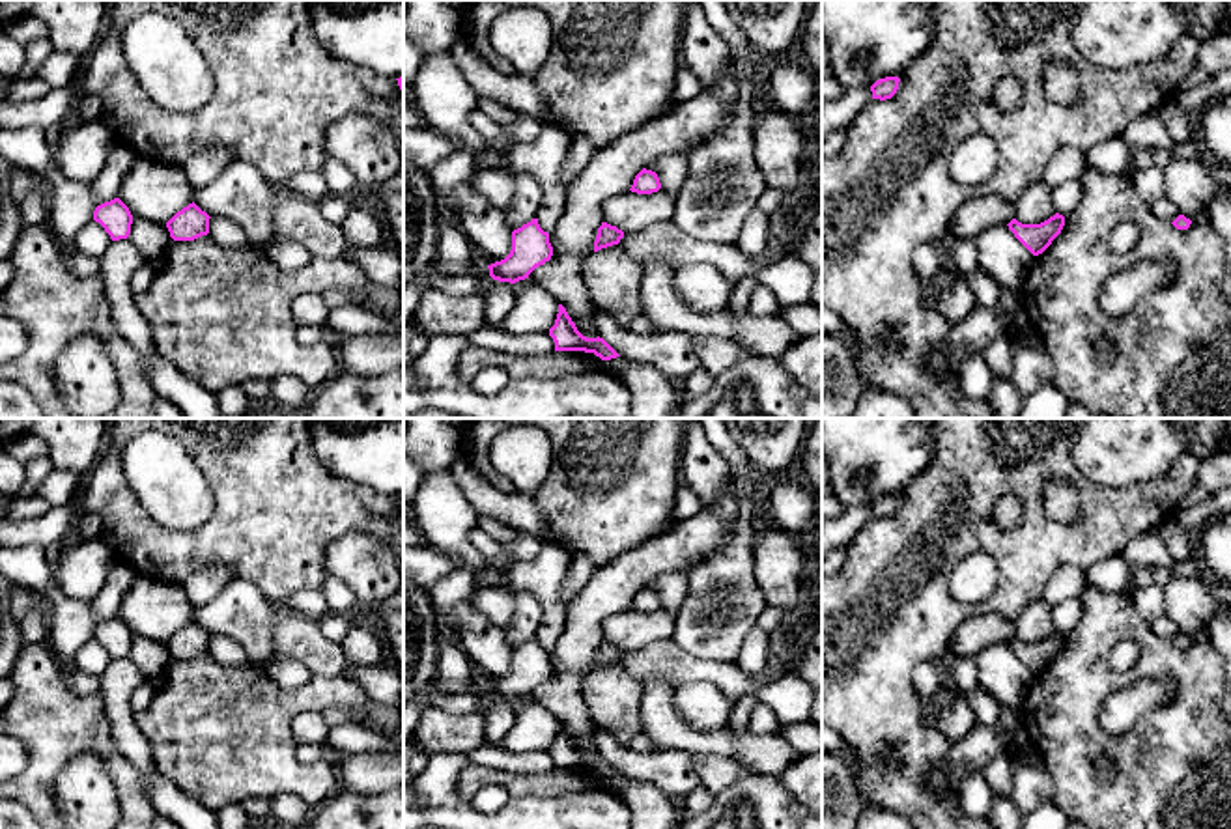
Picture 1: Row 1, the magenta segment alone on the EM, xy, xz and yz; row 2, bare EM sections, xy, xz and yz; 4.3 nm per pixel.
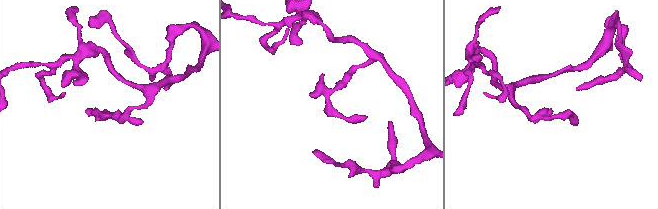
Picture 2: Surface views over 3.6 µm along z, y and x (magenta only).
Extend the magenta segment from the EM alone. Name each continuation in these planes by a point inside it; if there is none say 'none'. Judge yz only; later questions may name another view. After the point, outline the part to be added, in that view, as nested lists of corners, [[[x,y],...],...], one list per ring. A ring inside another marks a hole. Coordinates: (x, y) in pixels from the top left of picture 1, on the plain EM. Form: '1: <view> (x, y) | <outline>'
none

